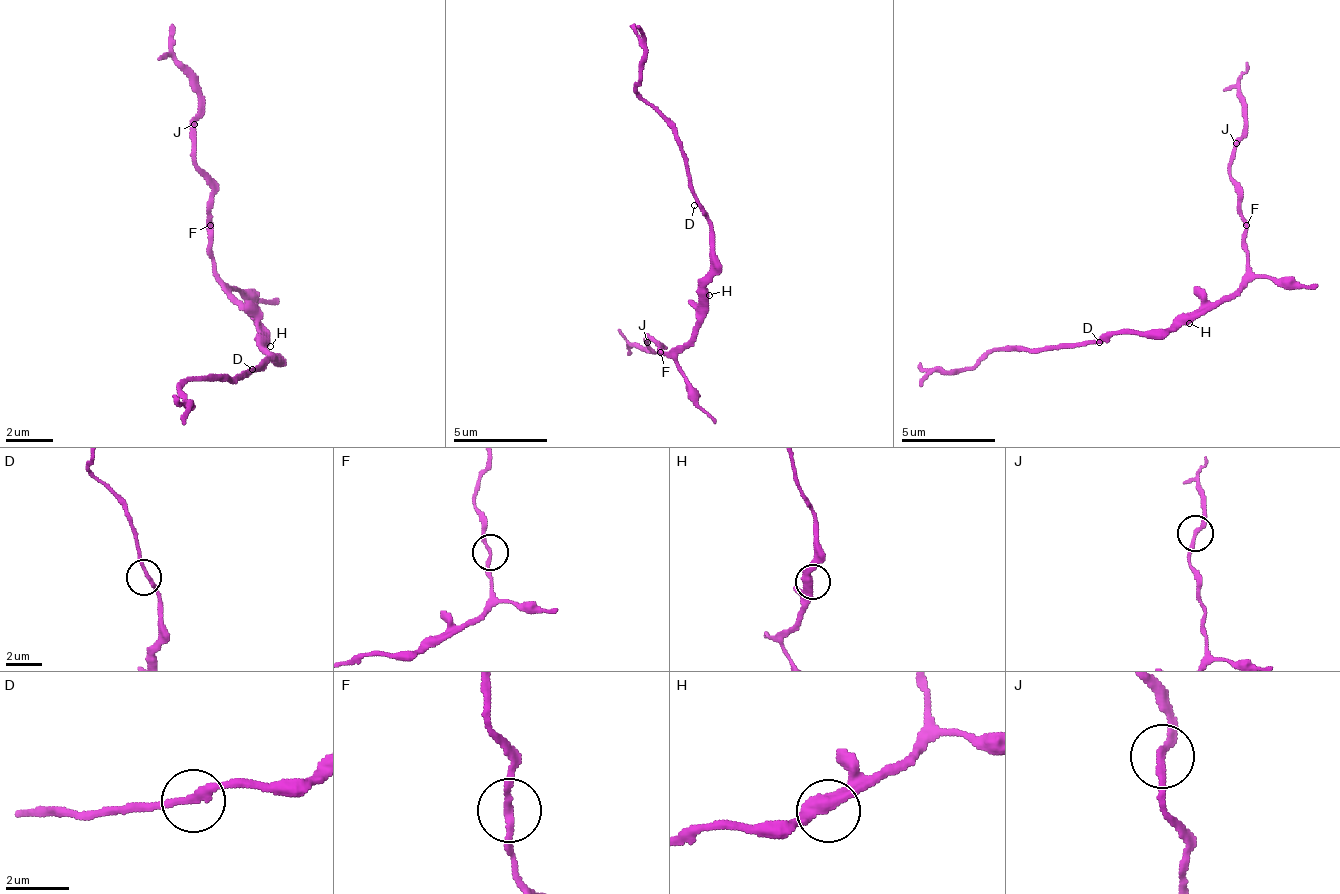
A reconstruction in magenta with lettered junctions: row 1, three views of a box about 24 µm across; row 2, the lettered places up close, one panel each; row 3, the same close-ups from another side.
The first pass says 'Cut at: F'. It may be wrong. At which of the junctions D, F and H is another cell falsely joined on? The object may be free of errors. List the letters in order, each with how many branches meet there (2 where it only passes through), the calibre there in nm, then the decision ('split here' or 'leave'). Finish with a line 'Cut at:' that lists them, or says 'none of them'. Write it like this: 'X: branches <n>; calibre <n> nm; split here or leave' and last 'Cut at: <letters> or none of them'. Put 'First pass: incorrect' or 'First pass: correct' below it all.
D: branches 2; calibre 200 nm; leave
F: branches 2; calibre 190 nm; split here
H: branches 2; calibre 400 nm; leave
Cut at: F
First pass: correct

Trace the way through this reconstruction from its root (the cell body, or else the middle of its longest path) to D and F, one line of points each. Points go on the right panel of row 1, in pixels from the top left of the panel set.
D: (1189, 313), (1179, 313), (1160, 332), (1108, 332), (1099, 342)
F: (1189, 313), (1217, 309), (1241, 285), (1245, 276), (1245, 224)

